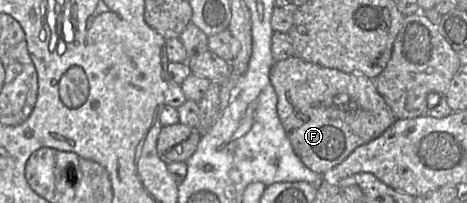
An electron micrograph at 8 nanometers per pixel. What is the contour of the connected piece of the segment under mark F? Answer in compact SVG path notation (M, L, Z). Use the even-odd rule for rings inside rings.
M298 57L276 61L269 79L277 95L277 114L294 153L311 171L323 175L343 162L357 147L379 137L397 118L376 90L374 81L363 74L345 73L307 62Z

